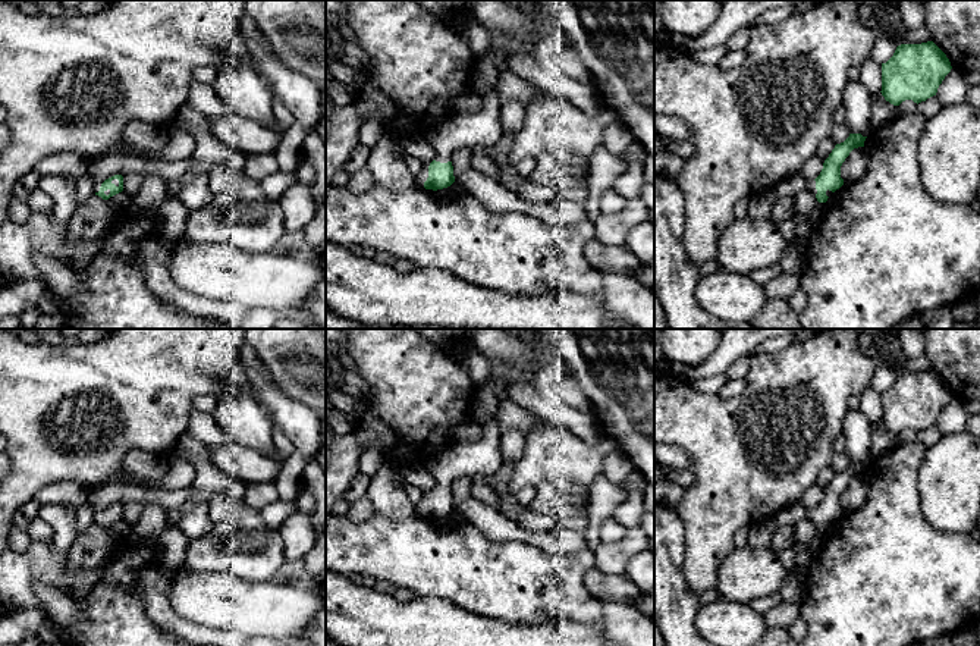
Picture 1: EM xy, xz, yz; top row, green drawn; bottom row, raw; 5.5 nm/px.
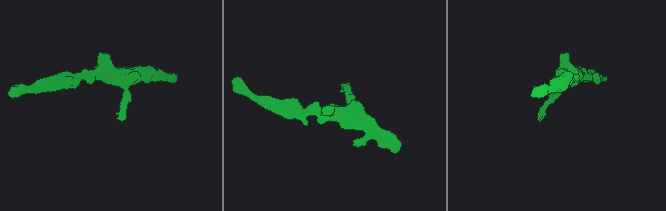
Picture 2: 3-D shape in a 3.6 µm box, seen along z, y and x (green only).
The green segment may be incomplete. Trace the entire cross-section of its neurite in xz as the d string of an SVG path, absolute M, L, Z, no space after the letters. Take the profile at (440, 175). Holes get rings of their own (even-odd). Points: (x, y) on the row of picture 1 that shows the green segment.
M497 90L480 95L483 107L474 115L456 115L439 123L424 139L431 144L437 156L431 163L423 163L415 175L420 188L443 189L455 182L452 156L461 148L474 145L494 147L503 137Z

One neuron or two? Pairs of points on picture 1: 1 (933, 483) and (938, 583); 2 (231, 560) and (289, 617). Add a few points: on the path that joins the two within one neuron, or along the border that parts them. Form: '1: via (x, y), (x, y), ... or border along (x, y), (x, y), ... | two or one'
1: border along (919, 496), (922, 514), (935, 527), (964, 533) | two
2: border along (222, 570), (242, 580), (279, 579) | two

